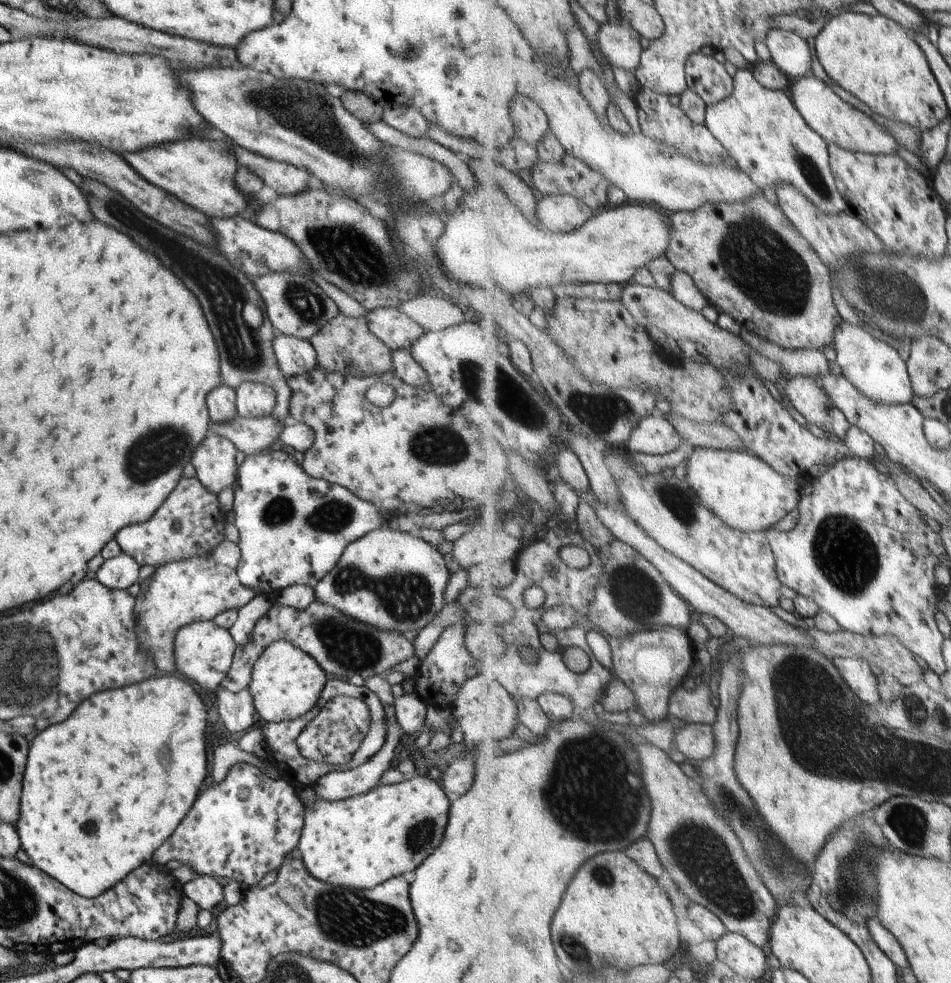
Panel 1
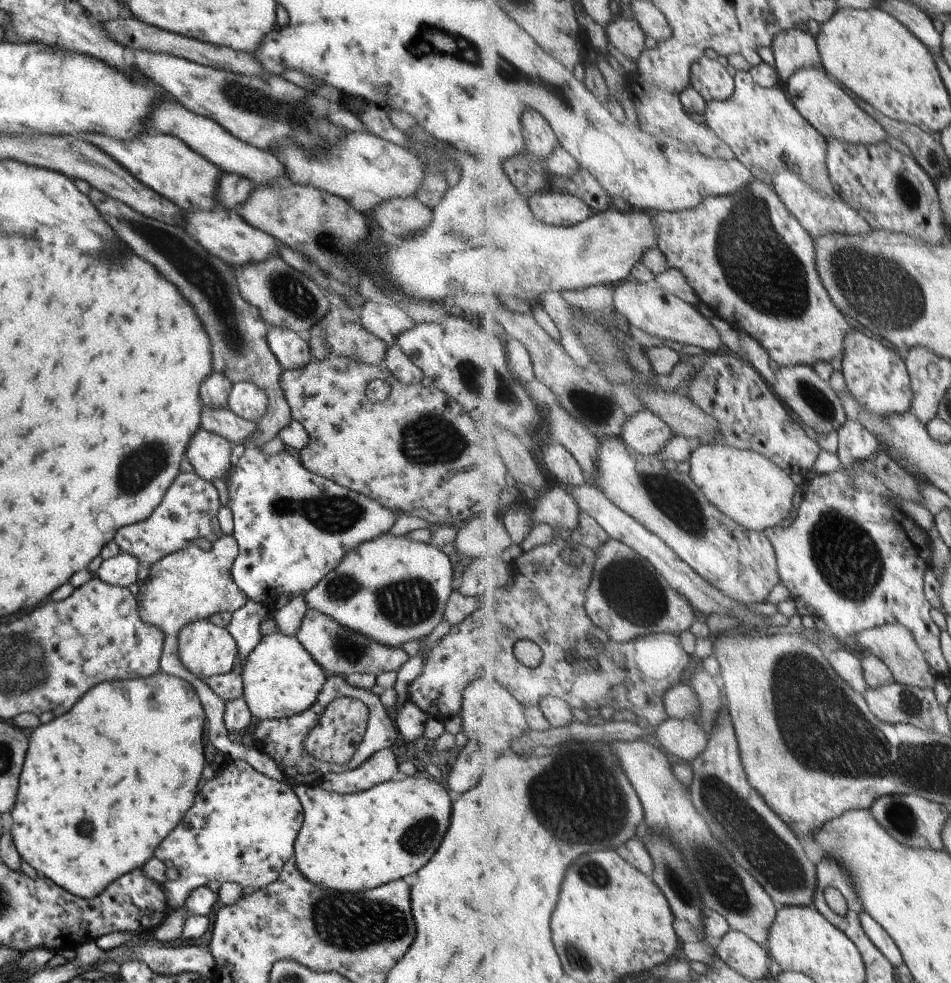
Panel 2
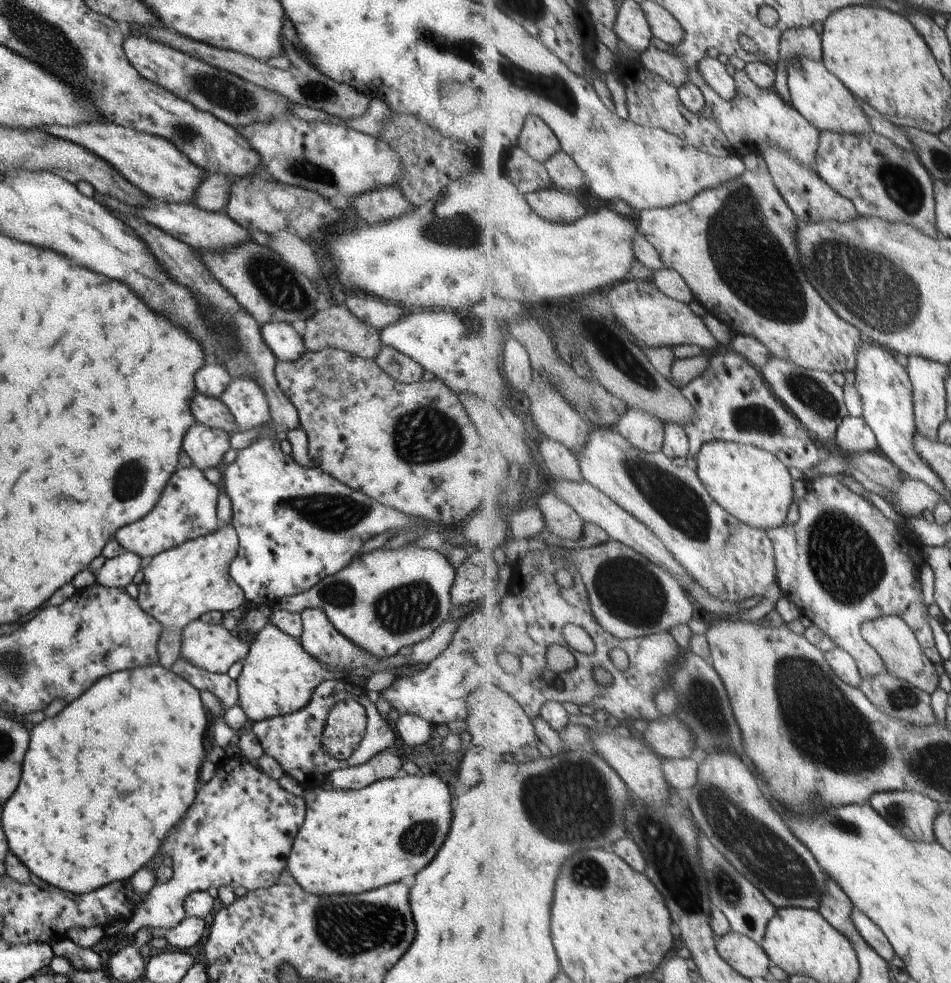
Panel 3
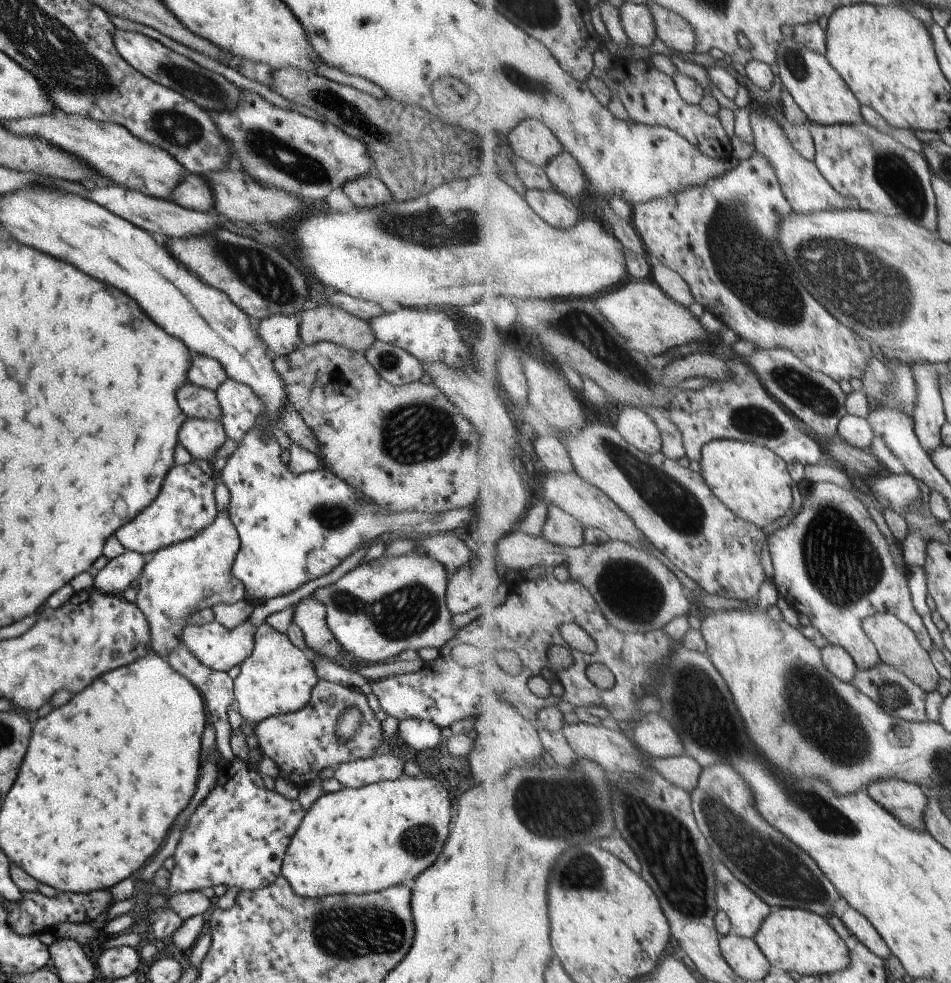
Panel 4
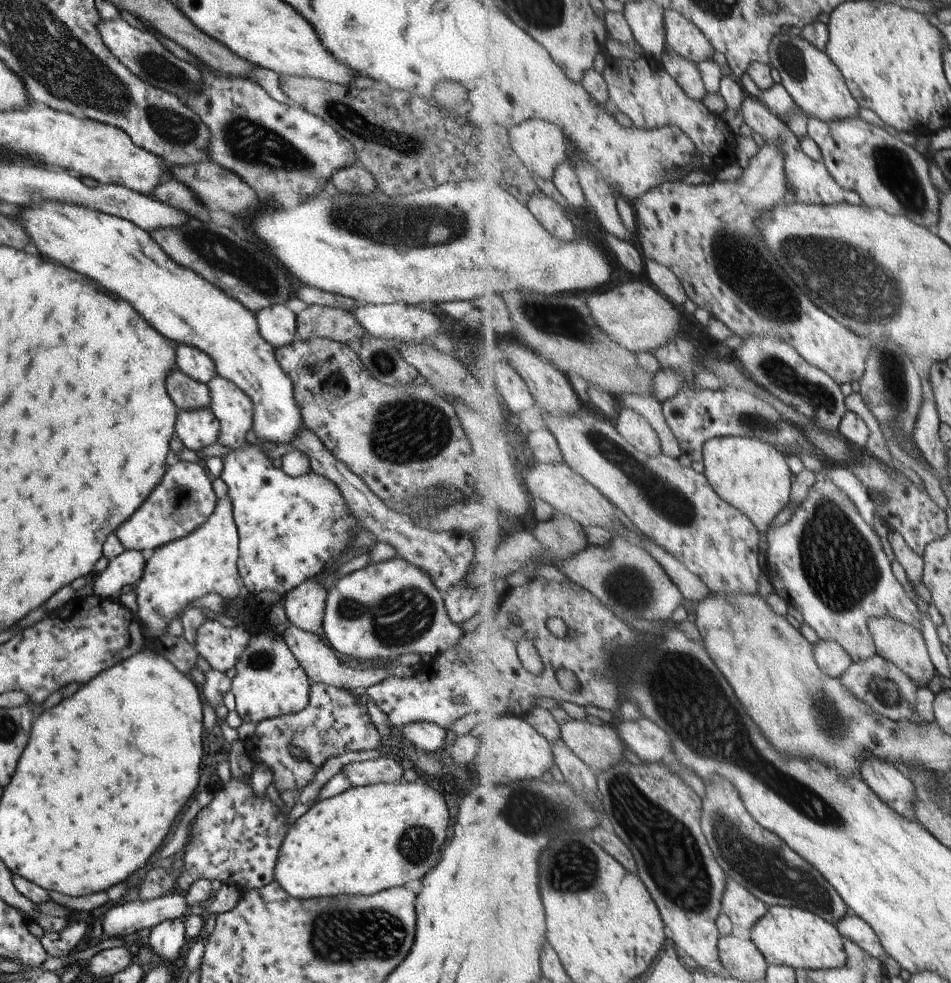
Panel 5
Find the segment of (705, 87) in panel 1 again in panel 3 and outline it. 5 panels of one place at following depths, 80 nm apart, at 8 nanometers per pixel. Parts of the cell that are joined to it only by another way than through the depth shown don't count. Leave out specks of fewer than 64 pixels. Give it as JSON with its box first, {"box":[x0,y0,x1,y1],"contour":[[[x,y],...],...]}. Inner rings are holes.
{"box":[697,57,738,100],"contour":[[[706,57],[697,68],[705,82],[709,83],[715,92],[725,100],[731,100],[738,93],[734,75],[729,74],[727,66],[716,58]]]}

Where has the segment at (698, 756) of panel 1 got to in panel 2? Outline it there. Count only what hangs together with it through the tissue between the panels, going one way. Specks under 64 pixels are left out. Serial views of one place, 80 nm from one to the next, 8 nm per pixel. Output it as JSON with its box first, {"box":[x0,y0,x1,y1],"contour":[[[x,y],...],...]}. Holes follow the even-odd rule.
{"box":[655,717,709,762],"contour":[[[670,717],[655,728],[655,737],[675,760],[693,762],[705,749],[709,736],[695,719]]]}

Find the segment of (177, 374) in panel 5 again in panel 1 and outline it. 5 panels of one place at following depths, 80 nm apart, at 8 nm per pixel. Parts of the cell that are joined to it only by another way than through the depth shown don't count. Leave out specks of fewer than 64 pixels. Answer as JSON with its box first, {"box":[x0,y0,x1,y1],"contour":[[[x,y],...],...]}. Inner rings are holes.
{"box":[209,416,286,456],"contour":[[[236,416],[226,423],[209,426],[209,434],[217,434],[226,438],[236,450],[245,456],[271,450],[279,444],[279,435],[286,422],[268,417],[243,418]]]}

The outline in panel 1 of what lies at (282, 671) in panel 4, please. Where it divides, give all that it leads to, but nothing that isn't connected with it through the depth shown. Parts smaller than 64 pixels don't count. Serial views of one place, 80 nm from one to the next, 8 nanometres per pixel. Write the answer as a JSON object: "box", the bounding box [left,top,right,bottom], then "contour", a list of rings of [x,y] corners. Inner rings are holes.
{"box":[247,641,328,722],"contour":[[[272,641],[258,655],[247,686],[252,696],[257,722],[290,721],[305,714],[319,698],[328,676],[315,660],[290,641]]]}

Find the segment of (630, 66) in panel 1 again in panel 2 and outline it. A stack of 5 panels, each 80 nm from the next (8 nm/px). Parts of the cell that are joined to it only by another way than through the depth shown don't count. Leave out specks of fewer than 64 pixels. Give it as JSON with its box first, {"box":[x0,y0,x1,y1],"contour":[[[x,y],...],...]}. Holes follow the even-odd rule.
{"box":[605,13,646,61],"contour":[[[632,13],[621,14],[614,22],[605,28],[607,42],[614,46],[631,61],[639,60],[645,48],[646,32],[640,22],[633,18]]]}

